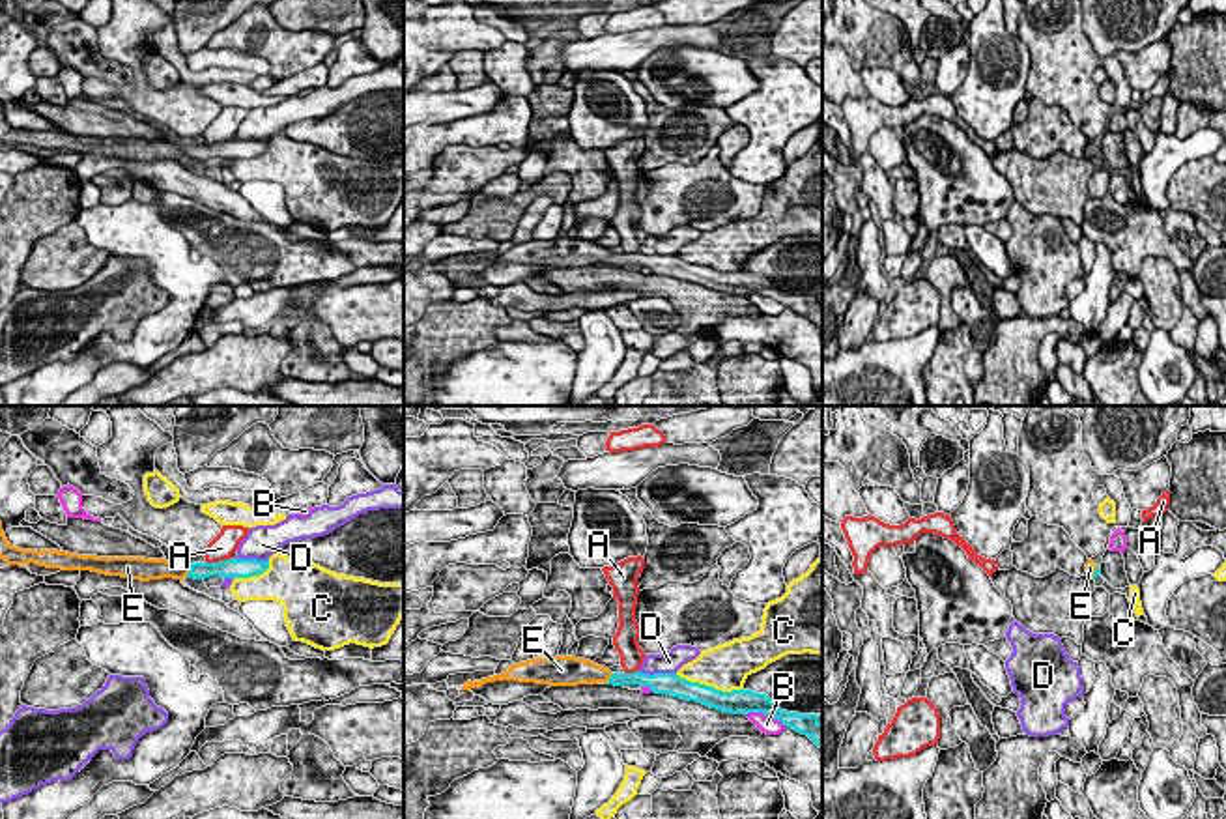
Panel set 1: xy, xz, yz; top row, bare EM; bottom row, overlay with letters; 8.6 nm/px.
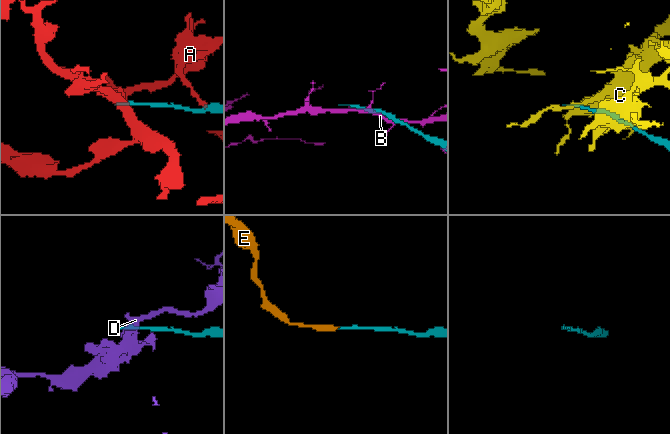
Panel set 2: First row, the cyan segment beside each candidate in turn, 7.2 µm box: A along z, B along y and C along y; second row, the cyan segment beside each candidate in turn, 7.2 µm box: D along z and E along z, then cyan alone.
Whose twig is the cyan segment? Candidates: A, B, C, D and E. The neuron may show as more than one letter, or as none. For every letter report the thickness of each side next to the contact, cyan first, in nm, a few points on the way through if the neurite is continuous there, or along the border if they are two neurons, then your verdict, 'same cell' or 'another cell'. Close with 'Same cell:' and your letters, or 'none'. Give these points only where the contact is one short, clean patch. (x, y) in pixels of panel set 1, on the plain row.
A: 160 nm thick on the cyan side, 220 nm on the other; border along xy (230, 139), (206, 144); another cell
B: 220 nm thick on the cyan side, 160 nm on the other; another cell
C: 190 nm thick on the cyan side, 400 nm on the other; another cell
D: 190 nm thick on the cyan side, 190 nm on the other; border along xz (640, 251), (675, 255); another cell
E: 160 nm thick on the cyan side, 160 nm on the other; runs through xy (199, 152), (189, 152), (161, 150); same cell
Same cell: E

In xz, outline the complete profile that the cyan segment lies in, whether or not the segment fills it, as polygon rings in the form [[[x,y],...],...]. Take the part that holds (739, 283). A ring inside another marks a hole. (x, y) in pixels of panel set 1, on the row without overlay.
[[[555,237],[555,239],[533,239],[527,243],[512,245],[505,254],[493,256],[482,262],[467,262],[462,271],[471,271],[486,264],[495,262],[520,262],[549,267],[577,267],[577,266],[641,266],[650,273],[667,275],[673,279],[703,284],[710,290],[718,290],[731,295],[763,294],[779,301],[783,307],[807,316],[819,329],[822,329],[822,305],[817,295],[798,295],[781,292],[772,284],[766,275],[751,271],[721,273],[706,266],[690,264],[677,254],[611,254],[607,249],[598,247],[585,239]]]

